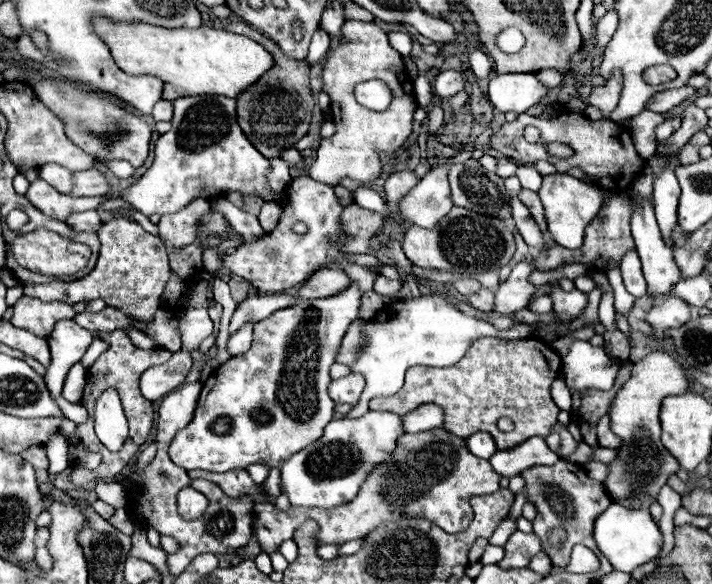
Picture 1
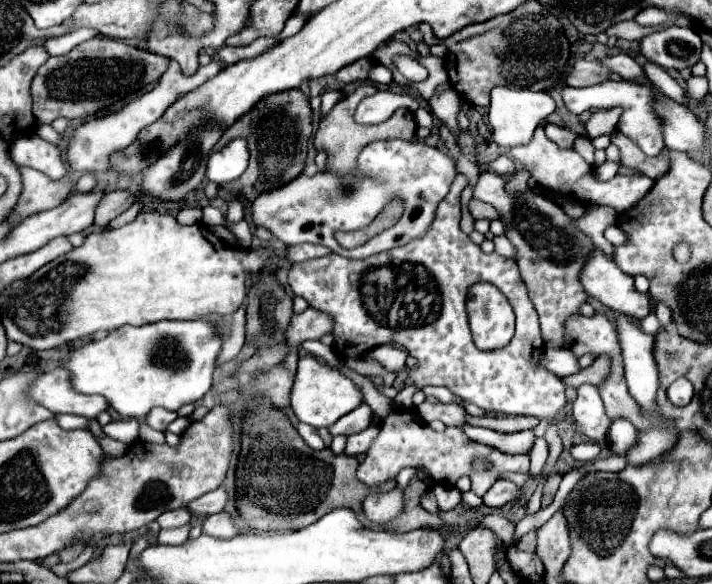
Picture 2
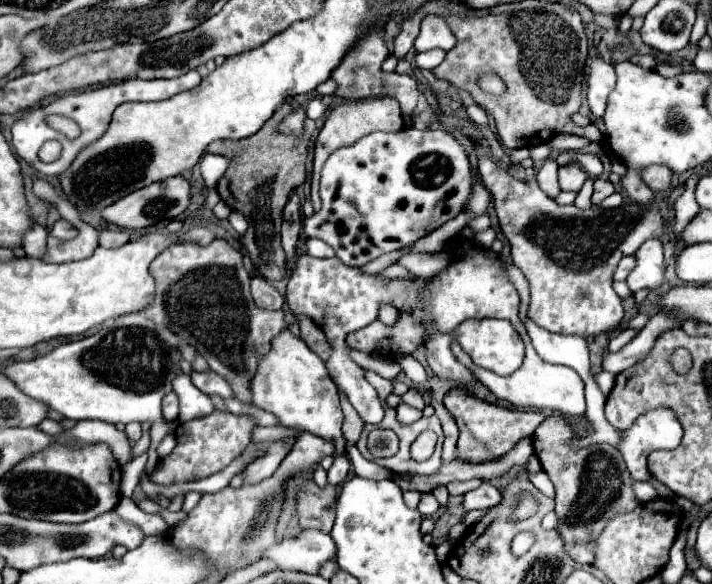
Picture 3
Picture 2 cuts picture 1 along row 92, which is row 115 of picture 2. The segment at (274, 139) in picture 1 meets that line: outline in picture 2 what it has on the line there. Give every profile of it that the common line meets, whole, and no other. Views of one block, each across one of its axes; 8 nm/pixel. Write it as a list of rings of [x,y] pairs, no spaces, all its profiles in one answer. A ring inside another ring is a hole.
[[[290,88],[284,92],[264,96],[250,112],[242,114],[232,126],[228,126],[218,144],[214,146],[214,150],[218,150],[224,146],[224,142],[230,142],[230,138],[246,138],[250,150],[250,164],[246,172],[238,180],[222,184],[222,188],[250,202],[258,192],[264,192],[266,188],[278,188],[288,180],[294,180],[294,176],[298,176],[304,170],[310,136],[312,136],[312,108],[310,98],[302,90]]]

